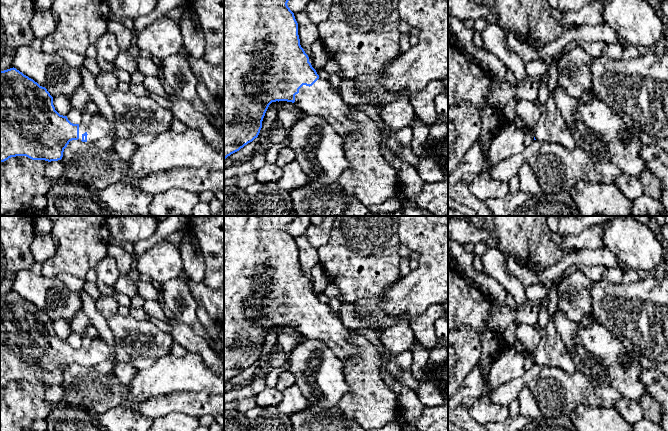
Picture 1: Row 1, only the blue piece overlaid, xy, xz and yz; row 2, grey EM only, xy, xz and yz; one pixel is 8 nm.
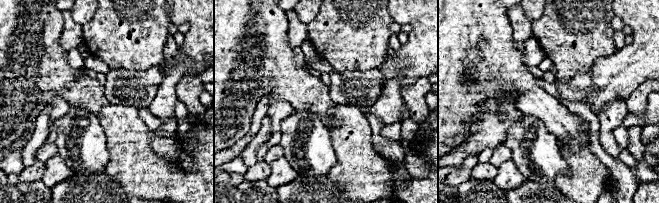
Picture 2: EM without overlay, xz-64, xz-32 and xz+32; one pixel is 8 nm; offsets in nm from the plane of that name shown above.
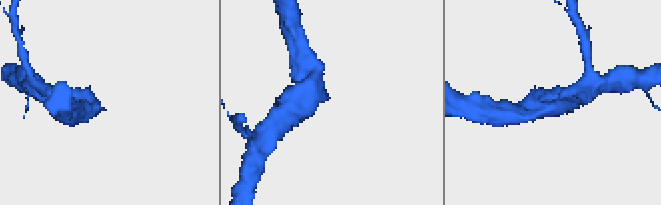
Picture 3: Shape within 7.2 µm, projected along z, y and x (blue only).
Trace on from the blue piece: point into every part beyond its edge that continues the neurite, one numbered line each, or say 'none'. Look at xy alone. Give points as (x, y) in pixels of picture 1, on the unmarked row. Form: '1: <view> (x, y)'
1: xy (98, 351)

